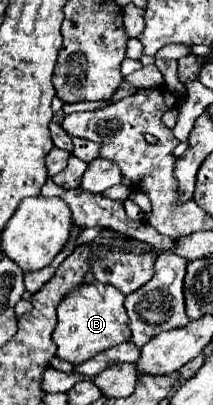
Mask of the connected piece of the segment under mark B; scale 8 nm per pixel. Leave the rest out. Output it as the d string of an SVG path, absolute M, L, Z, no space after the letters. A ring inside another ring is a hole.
M98 281L84 283L76 291L68 293L58 305L58 325L52 333L52 341L56 343L56 355L62 361L68 361L72 365L84 363L100 351L128 341L128 337L130 329L128 315L124 311L124 295L112 285L104 285Z

